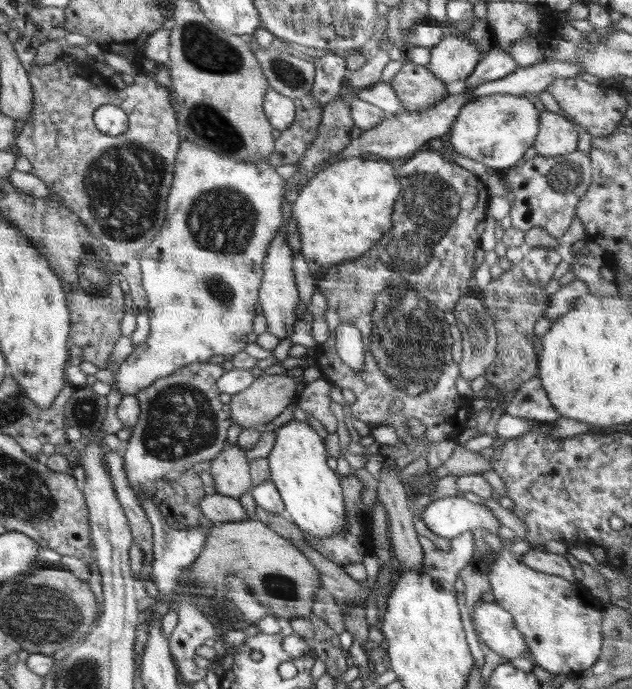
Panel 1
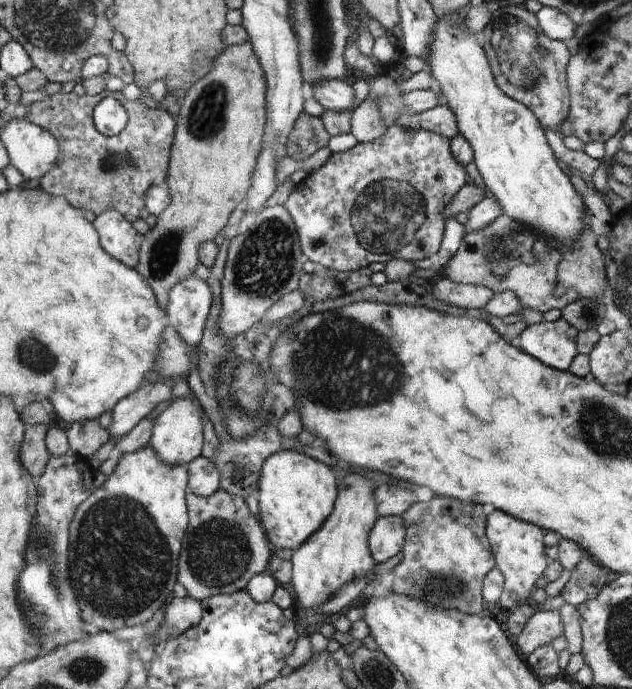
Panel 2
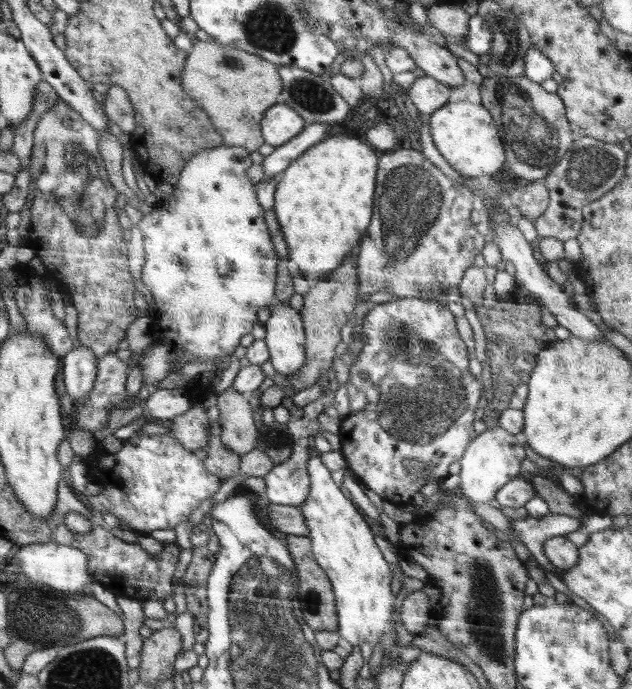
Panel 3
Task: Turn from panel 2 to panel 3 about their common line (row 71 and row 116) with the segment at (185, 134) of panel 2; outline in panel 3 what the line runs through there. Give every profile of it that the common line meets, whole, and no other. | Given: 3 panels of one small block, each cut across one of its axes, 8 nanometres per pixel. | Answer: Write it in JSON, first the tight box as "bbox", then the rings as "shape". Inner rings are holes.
{"bbox":[181,38,284,151],"shape":[[[193,38],[193,46],[188,53],[181,77],[186,93],[202,102],[201,109],[214,120],[213,127],[224,136],[225,146],[258,151],[264,144],[260,136],[260,120],[264,112],[279,101],[284,88],[281,65],[244,50],[232,50],[212,40],[202,41],[197,38]]]}

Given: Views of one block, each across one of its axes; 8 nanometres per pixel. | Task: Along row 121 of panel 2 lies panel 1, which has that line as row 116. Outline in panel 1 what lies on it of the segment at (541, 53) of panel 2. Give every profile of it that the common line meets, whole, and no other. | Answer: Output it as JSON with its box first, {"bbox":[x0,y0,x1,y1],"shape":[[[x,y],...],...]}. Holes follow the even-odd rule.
{"bbox":[534,111,578,157],"shape":[[[551,111],[542,112],[541,134],[534,142],[534,150],[542,157],[575,152],[578,146],[576,126],[564,115]]]}

